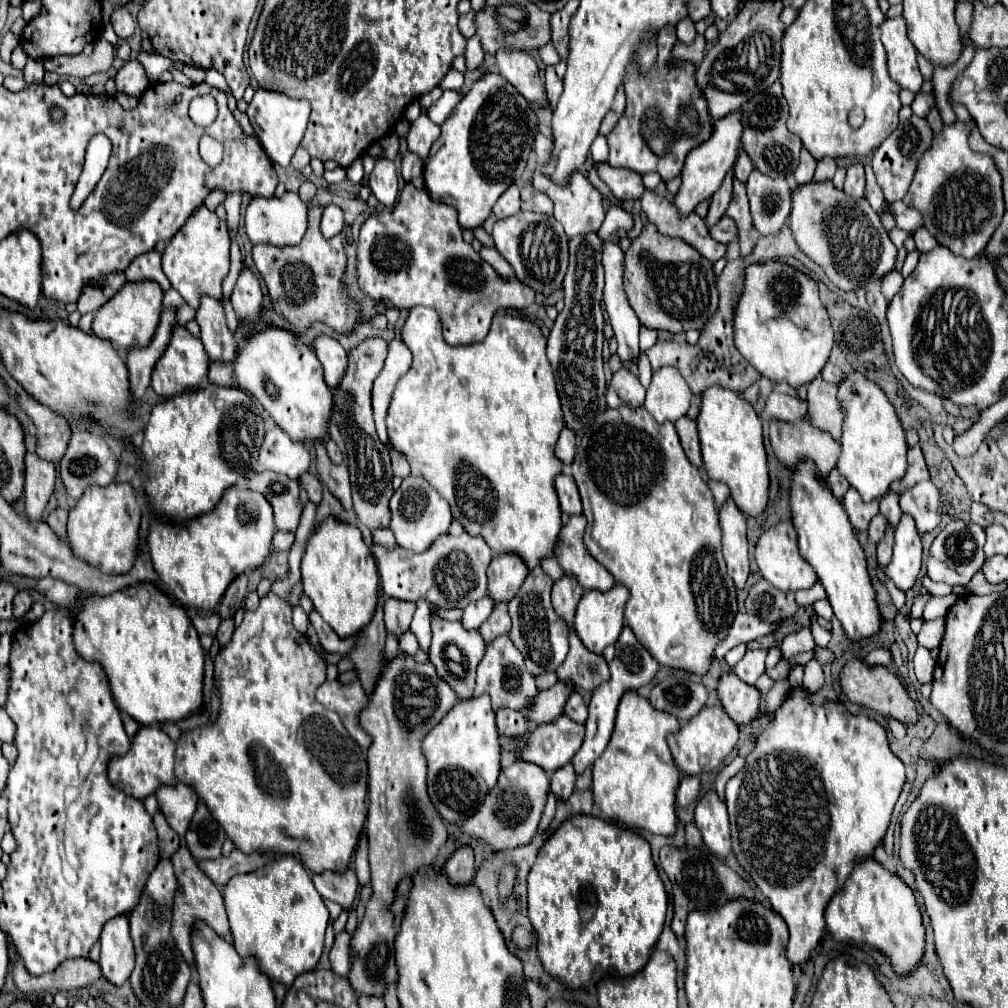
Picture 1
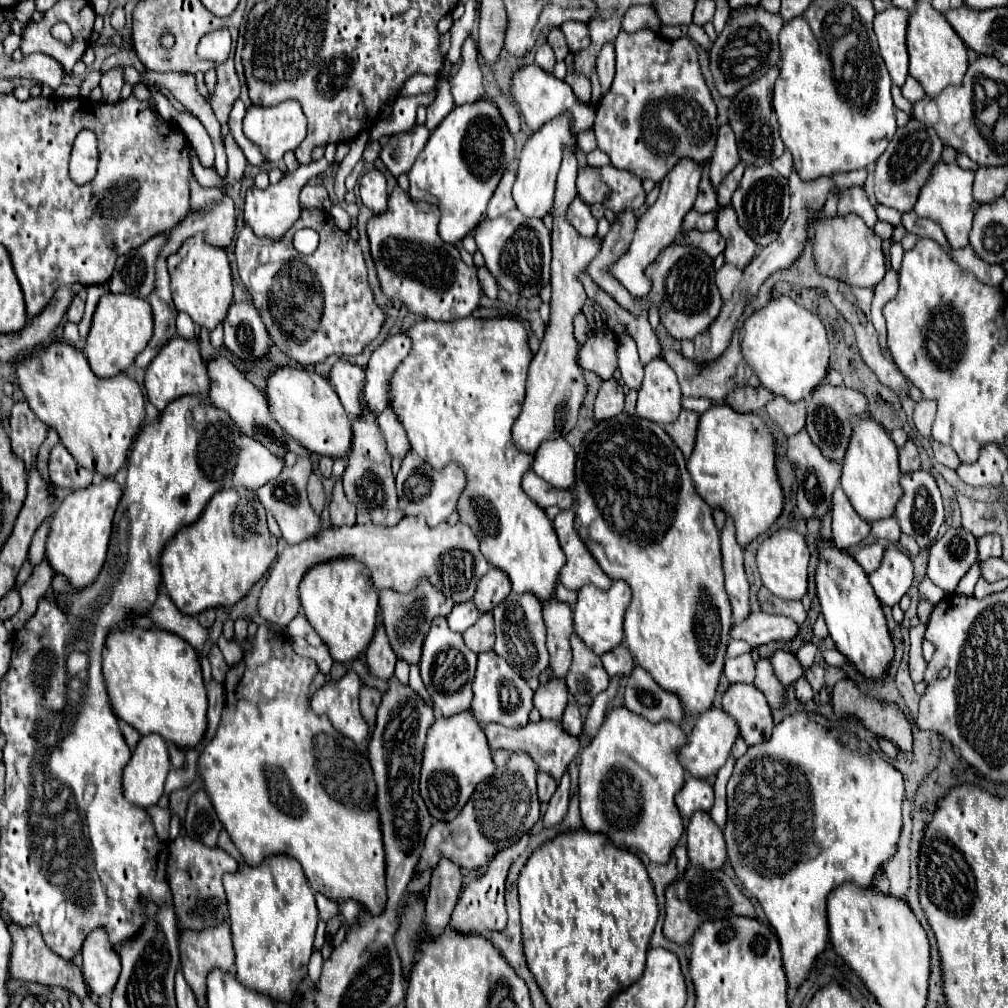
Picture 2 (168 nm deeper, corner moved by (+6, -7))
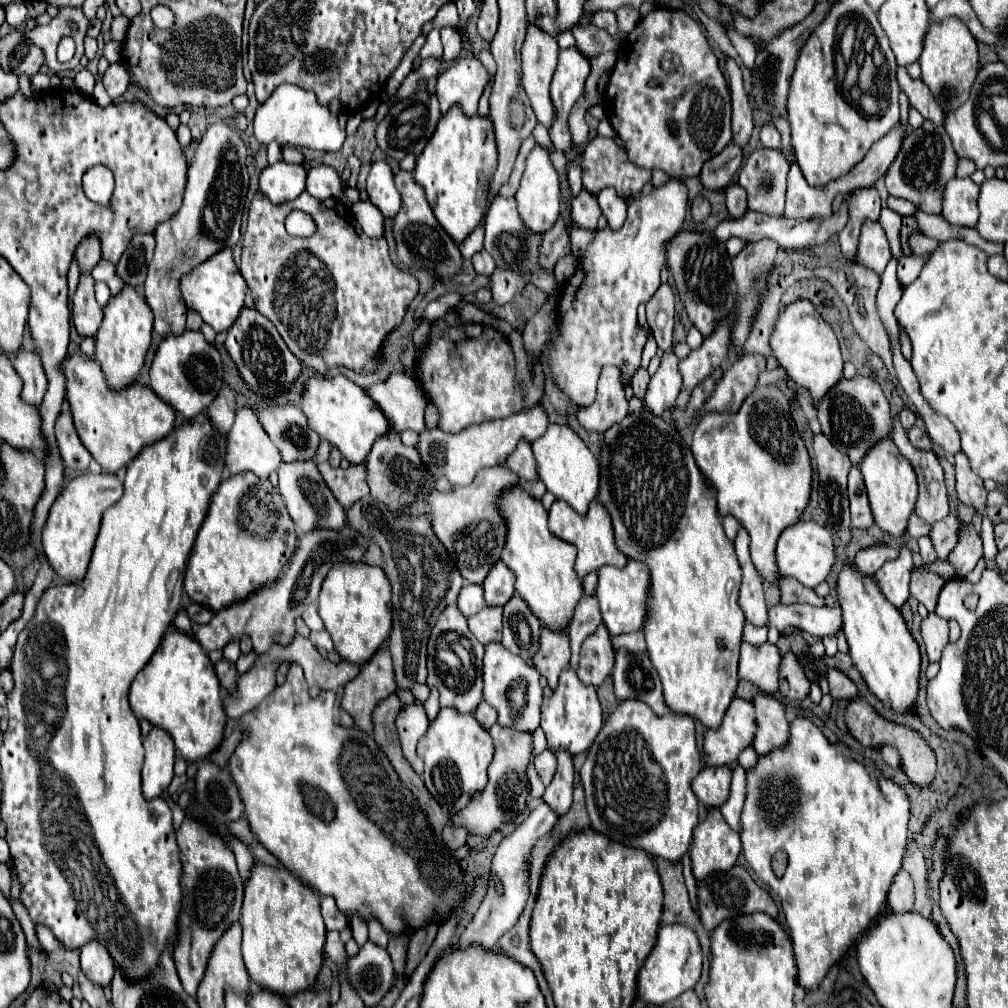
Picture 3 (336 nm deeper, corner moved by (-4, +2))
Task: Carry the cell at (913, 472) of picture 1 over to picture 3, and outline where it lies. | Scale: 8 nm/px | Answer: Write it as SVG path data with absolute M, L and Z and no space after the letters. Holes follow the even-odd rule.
M913 426L907 434L909 434L909 440L911 440L911 444L913 444L915 448L919 448L919 450L931 450L931 440L929 440L929 436L921 430L921 426Z

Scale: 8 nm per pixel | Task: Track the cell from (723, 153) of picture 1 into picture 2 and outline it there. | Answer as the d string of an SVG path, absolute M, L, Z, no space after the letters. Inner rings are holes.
M681 161L667 173L667 177L661 181L661 193L657 201L637 217L637 227L627 251L609 265L609 273L631 293L633 299L643 299L651 291L651 279L645 275L645 269L659 255L659 251L665 249L665 245L671 245L681 233L681 221L695 203L703 169L703 165L693 165L693 161Z

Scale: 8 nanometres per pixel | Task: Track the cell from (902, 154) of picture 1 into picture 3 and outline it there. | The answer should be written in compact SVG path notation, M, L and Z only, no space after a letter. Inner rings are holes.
M925 120L925 124L917 130L911 130L901 144L901 150L891 164L891 168L885 174L887 192L891 196L905 198L913 202L919 210L927 214L939 214L941 212L941 192L945 184L955 176L957 168L957 156L951 146L951 140L943 126L933 124L931 120Z

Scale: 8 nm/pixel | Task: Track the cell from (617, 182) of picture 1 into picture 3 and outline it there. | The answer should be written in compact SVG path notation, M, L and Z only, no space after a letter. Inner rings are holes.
M595 136L585 146L581 164L583 164L583 186L591 194L597 194L603 188L613 186L619 192L621 198L629 200L633 196L639 196L643 186L651 182L651 170L643 170L643 168L637 168L635 164L631 164L627 160L627 154L613 140L607 140L607 138L601 138L601 136Z

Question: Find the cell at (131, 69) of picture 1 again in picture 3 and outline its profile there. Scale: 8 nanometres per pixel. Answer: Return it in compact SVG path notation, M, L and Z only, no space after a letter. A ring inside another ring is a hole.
M111 64L103 76L103 84L105 84L105 90L111 96L111 100L121 98L129 88L129 76L127 76L125 66L123 64Z

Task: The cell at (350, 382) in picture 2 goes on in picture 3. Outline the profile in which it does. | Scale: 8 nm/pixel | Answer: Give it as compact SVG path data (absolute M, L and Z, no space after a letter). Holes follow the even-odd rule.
M393 372L387 380L371 384L367 394L371 394L371 400L375 400L381 412L391 420L395 432L409 428L421 432L425 428L425 402L421 402L421 392L415 386L415 380L407 374Z

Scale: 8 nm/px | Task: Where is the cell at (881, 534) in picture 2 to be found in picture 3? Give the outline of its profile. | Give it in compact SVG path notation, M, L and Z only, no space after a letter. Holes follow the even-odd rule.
M915 514L909 518L909 524L907 524L907 532L913 536L913 538L921 538L921 536L927 536L931 530L931 526L927 522L923 522L921 518L917 518Z

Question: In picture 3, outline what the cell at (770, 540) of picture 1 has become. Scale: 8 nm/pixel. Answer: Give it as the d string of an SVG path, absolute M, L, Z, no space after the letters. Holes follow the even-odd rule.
M799 520L793 526L785 528L783 534L779 536L779 542L777 542L777 566L779 566L781 576L795 578L807 588L815 588L817 584L821 584L827 578L827 574L829 574L829 570L833 566L833 560L835 560L833 538L823 526L819 526L813 520L811 522Z

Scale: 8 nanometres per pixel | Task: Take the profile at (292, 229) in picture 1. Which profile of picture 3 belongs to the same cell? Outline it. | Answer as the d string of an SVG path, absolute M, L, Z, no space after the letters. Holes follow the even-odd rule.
M277 162L261 172L259 190L271 200L271 204L285 204L305 190L305 176L307 170L303 164Z

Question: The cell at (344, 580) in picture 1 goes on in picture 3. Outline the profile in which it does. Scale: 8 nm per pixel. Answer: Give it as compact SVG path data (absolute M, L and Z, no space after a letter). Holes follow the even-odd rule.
M351 560L331 566L319 592L319 616L341 658L363 664L383 646L391 630L391 596L391 582L381 568Z

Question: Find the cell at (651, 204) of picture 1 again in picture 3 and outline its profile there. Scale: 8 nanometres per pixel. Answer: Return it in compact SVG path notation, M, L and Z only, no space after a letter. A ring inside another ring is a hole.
M843 202L841 214L835 212L825 224L823 222L815 224L815 220L785 220L783 216L775 218L775 216L763 216L759 212L745 212L745 216L739 218L739 220L735 220L735 218L723 220L715 228L715 238L721 240L721 242L727 242L733 236L737 236L737 238L741 238L745 242L753 242L753 240L761 240L761 238L771 238L771 240L775 240L779 244L779 248L805 248L809 244L825 244L833 234L843 230L845 222L847 222L847 202Z

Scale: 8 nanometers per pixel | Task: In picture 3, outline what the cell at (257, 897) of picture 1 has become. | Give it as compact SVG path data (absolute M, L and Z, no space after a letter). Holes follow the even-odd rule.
M253 864L251 876L245 882L245 898L241 911L242 957L247 972L255 984L277 992L279 996L293 996L301 990L307 990L315 984L321 962L323 962L323 946L327 928L321 914L321 896L311 886L307 886L299 876L289 872L283 866L265 866Z

